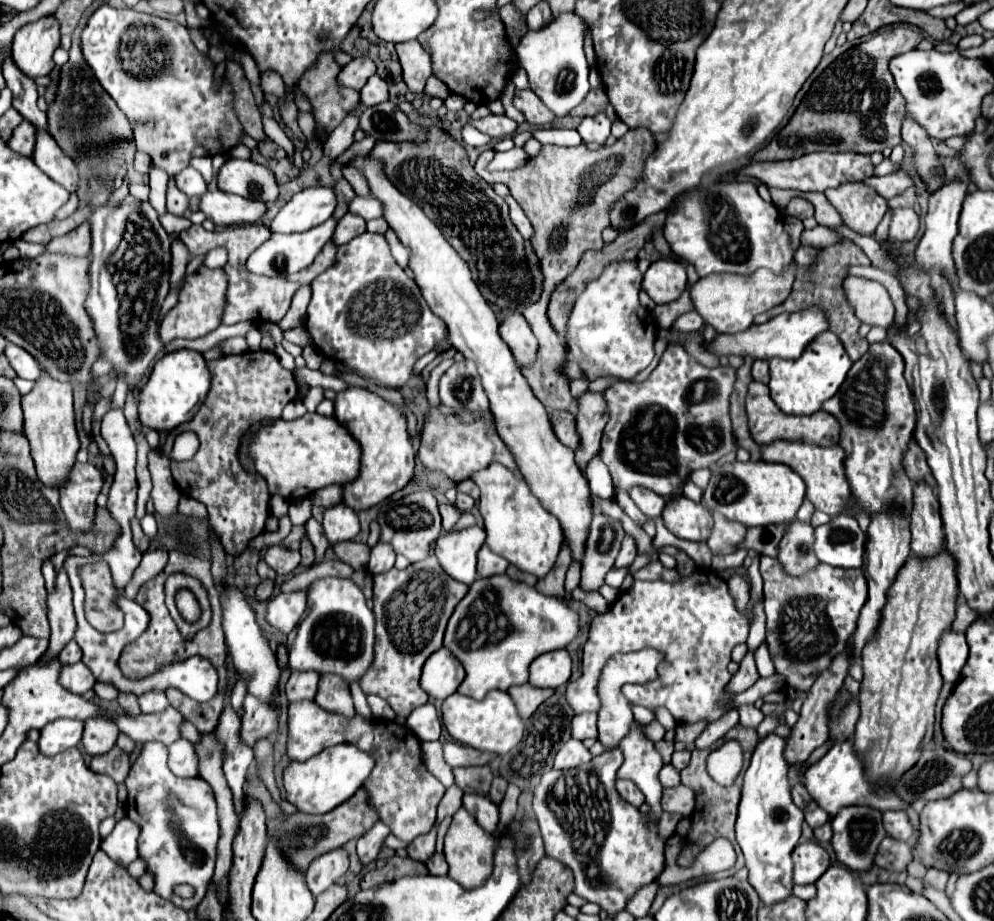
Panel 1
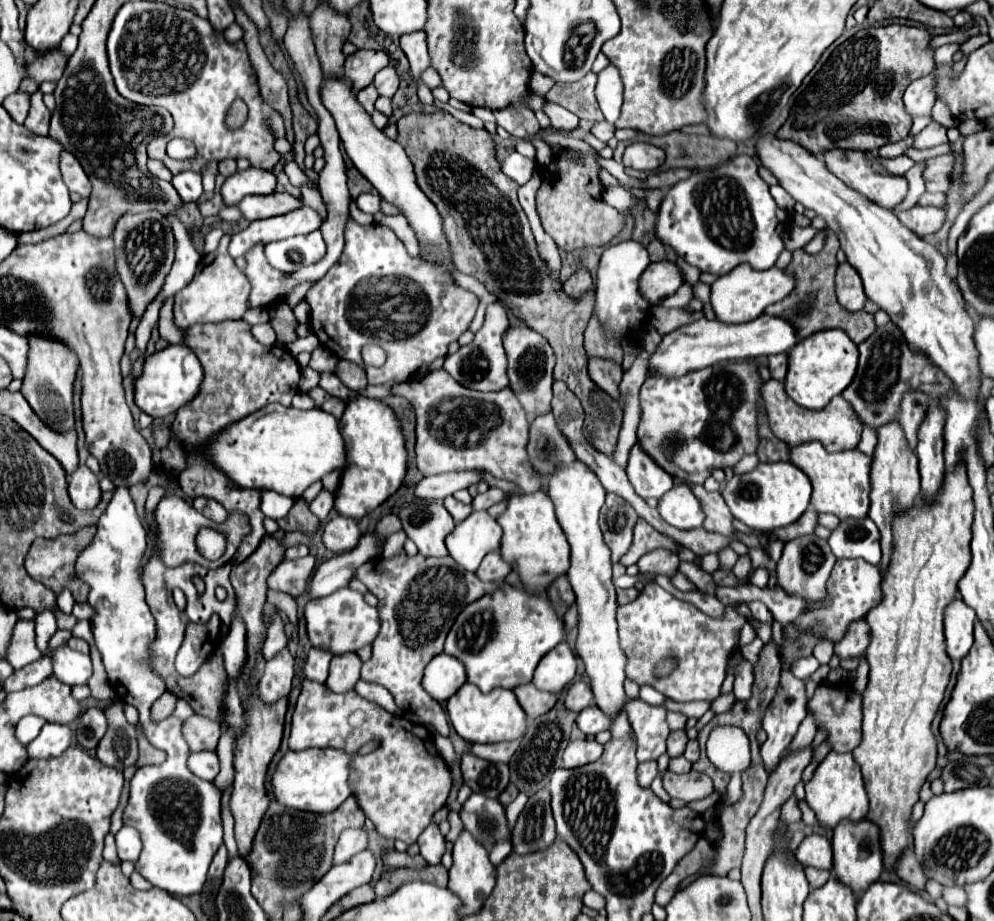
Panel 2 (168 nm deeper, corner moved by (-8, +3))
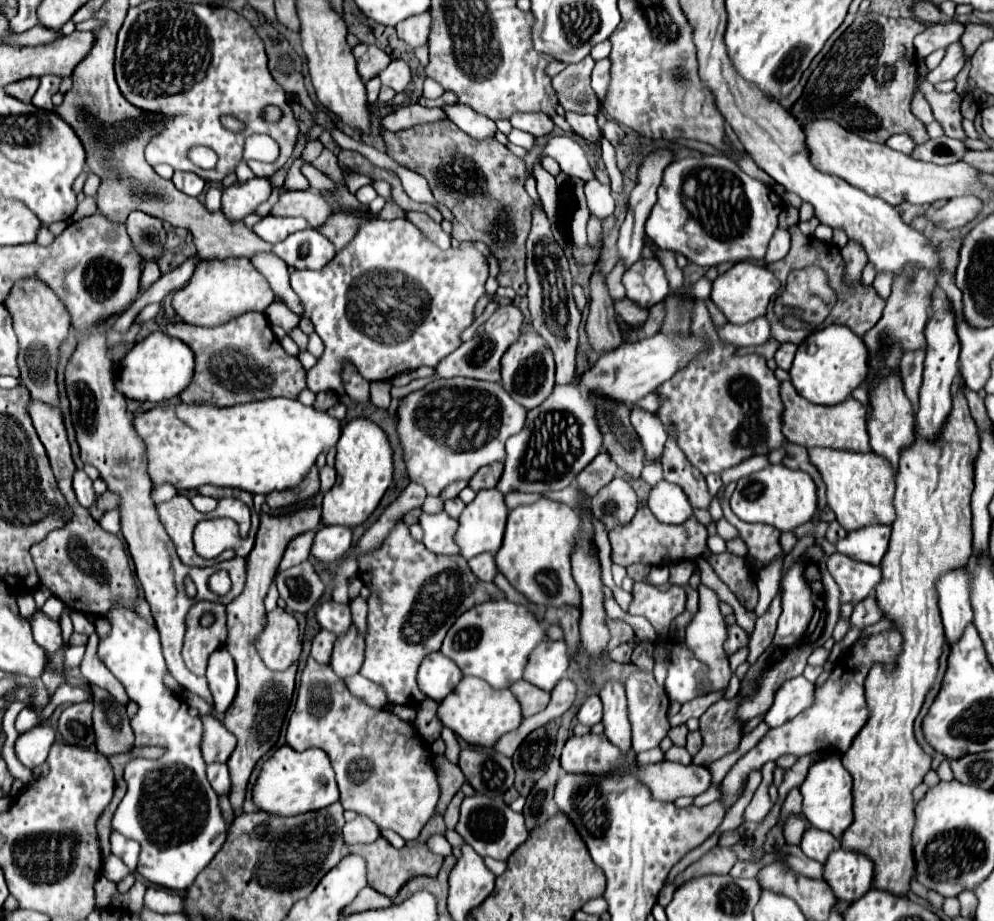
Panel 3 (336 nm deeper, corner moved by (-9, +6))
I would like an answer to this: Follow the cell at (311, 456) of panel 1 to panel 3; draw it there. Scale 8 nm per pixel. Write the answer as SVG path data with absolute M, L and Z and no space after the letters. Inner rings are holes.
M267 398L223 408L213 404L161 402L155 408L137 414L133 426L145 444L147 474L153 486L173 484L177 490L197 490L203 484L213 484L223 488L241 488L251 494L269 494L273 490L297 486L317 460L319 452L335 446L341 436L341 424L335 418L291 398Z

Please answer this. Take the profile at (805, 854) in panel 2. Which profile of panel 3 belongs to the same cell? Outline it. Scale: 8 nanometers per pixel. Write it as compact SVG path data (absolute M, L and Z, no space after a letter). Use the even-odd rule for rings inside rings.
M807 828L805 834L803 834L803 840L801 840L801 850L823 864L823 860L833 852L837 850L837 846L841 846L841 842L831 834L831 832L825 832L825 830L819 830L819 828Z

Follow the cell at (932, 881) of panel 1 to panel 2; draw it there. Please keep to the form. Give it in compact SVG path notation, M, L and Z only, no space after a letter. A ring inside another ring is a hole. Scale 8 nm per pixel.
M950 885L950 887L944 887L942 891L942 899L948 903L948 905L966 905L966 895L964 895L964 889L958 887L958 885Z

